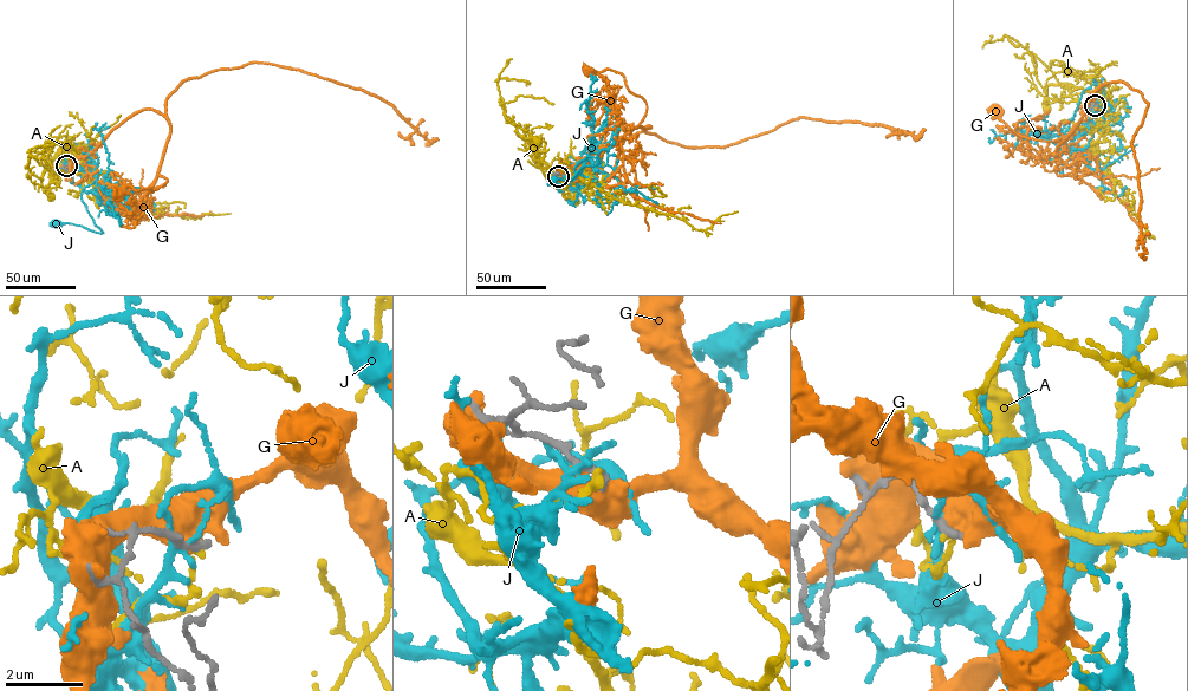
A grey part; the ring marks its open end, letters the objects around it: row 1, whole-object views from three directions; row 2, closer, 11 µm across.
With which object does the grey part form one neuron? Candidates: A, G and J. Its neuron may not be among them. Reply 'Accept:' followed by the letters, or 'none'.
Accept: none

